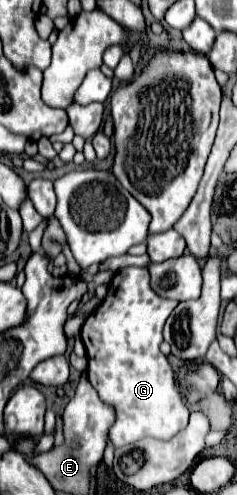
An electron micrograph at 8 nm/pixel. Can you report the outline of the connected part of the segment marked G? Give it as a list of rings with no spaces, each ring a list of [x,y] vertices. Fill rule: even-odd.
[[[124,267],[114,273],[106,299],[94,309],[94,313],[82,325],[82,341],[88,355],[88,379],[92,387],[98,391],[98,397],[114,407],[116,419],[108,431],[114,447],[124,447],[142,437],[170,439],[178,431],[182,431],[188,423],[190,409],[186,407],[180,391],[176,375],[168,363],[168,359],[160,353],[162,343],[162,327],[168,315],[174,311],[178,303],[170,299],[162,299],[150,287],[150,273],[144,267]]]

